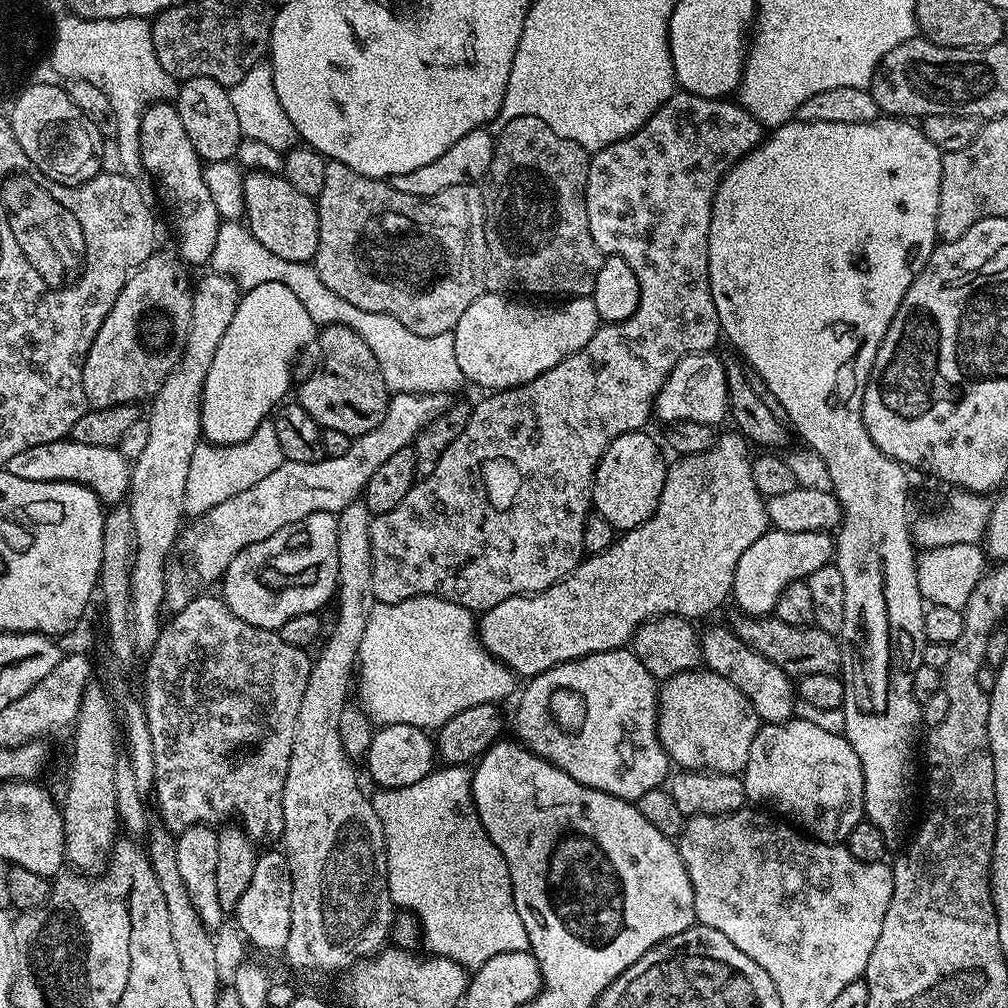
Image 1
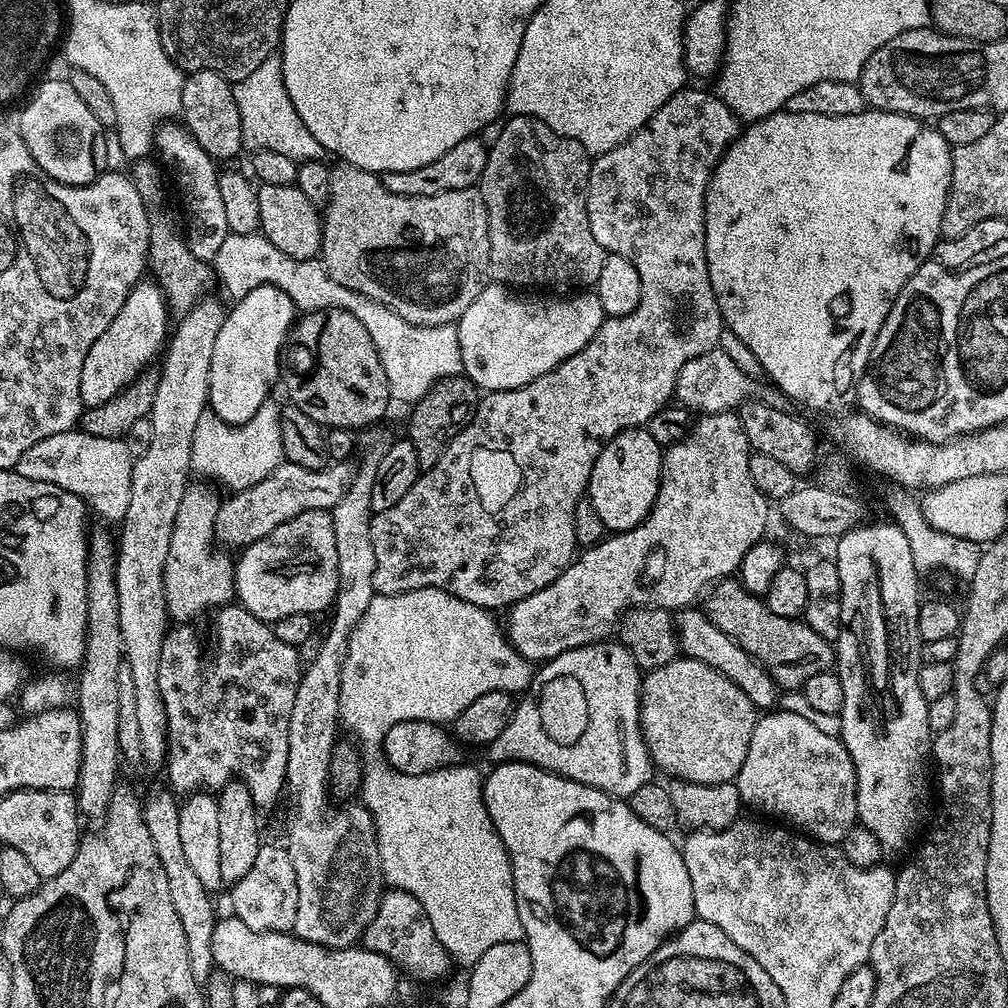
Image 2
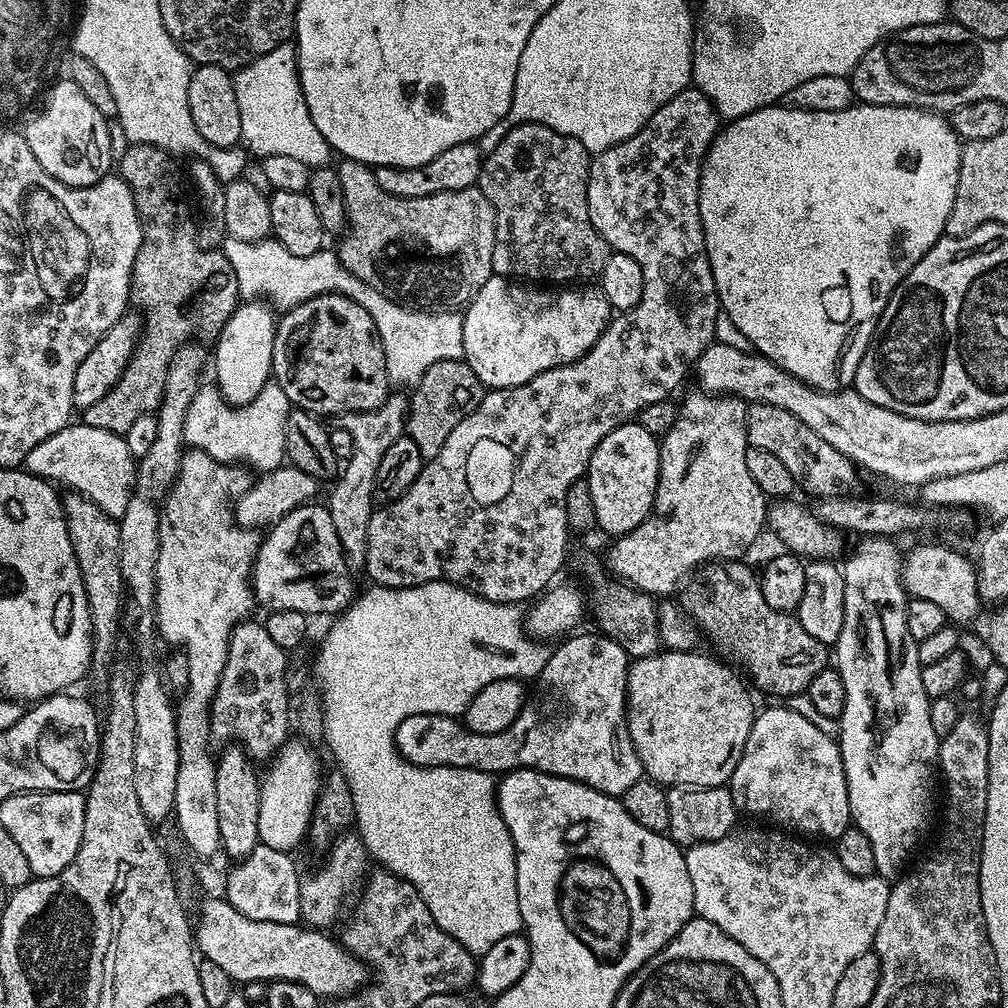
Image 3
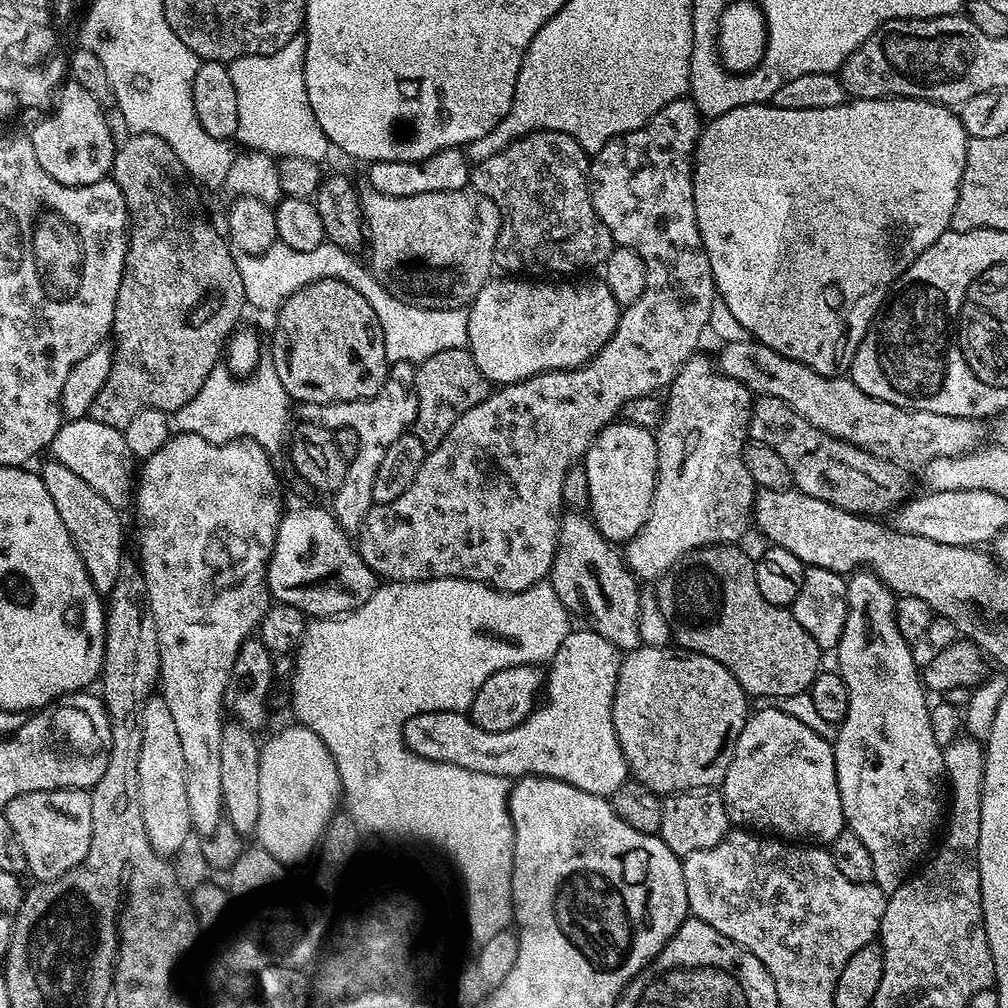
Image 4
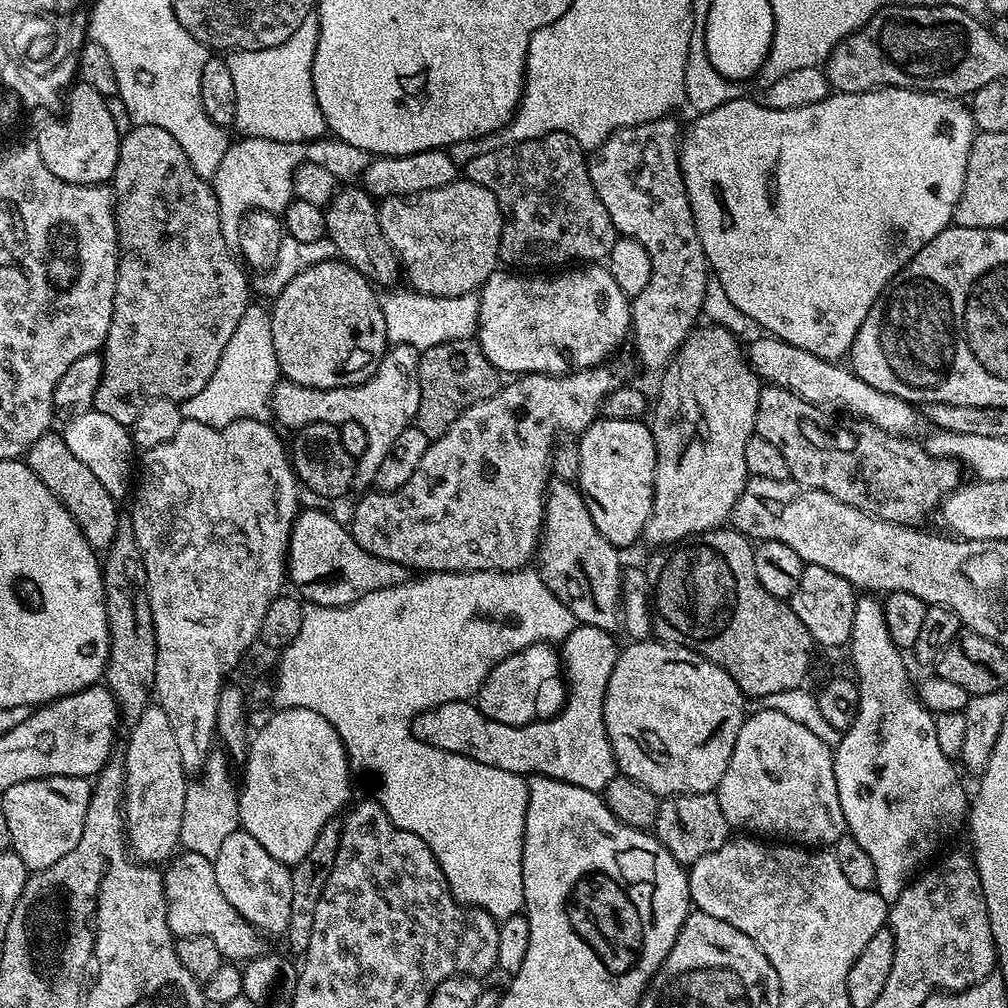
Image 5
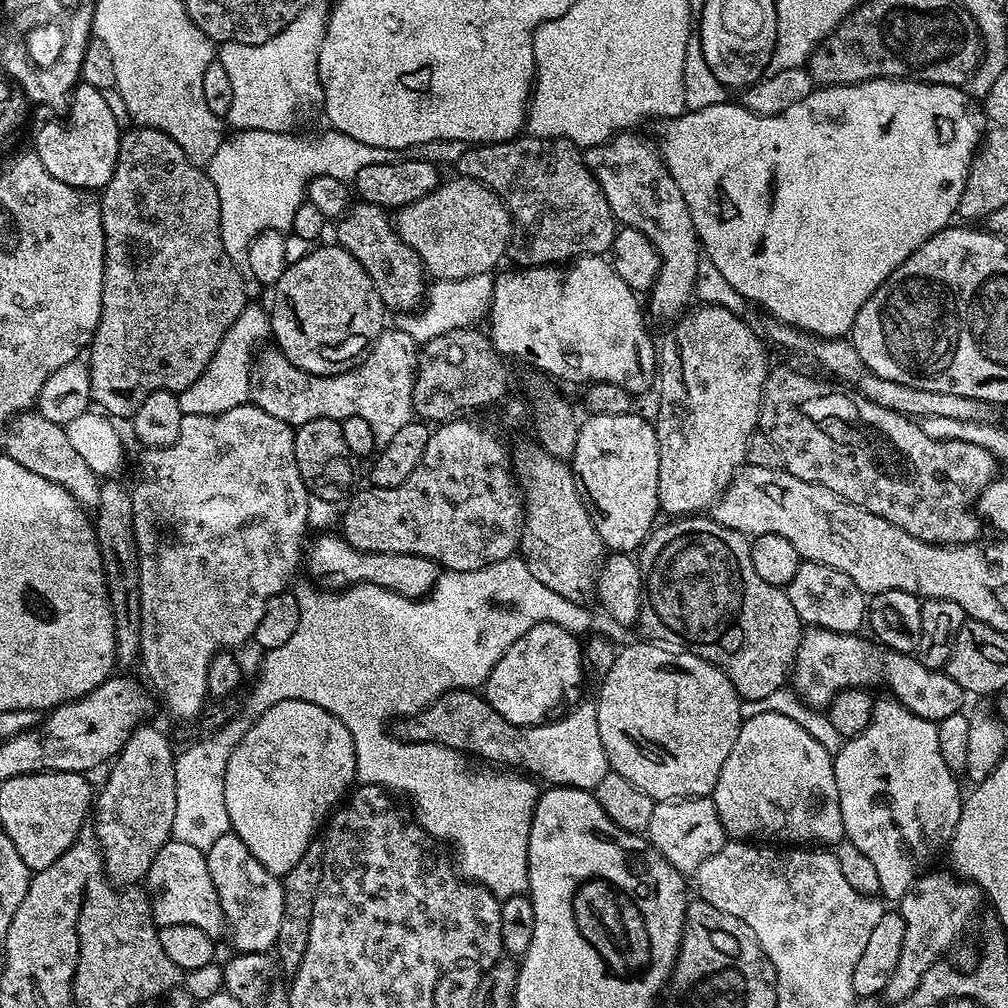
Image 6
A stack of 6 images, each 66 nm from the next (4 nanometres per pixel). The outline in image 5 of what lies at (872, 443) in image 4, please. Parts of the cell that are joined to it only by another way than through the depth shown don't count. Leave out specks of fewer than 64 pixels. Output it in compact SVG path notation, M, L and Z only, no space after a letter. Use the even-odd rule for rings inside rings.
M761 334L757 340L751 341L746 348L746 360L764 384L788 388L810 404L827 406L829 409L841 408L842 411L856 416L852 418L873 424L884 432L908 438L922 424L921 413L902 398L891 396L882 390L874 390L874 386L862 382L862 378L858 378L847 367L837 366L833 361L818 358L806 350L798 350L798 346L790 346L777 336Z

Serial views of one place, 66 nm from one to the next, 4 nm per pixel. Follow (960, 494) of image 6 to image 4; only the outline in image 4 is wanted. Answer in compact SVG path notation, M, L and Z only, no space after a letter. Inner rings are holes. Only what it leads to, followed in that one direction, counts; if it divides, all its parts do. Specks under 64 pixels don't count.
M756 396L752 405L752 420L748 423L751 439L770 446L786 462L792 475L795 491L810 494L810 498L822 498L822 502L830 502L847 512L855 512L869 518L880 518L884 512L891 513L892 509L899 508L905 500L909 499L912 484L908 481L909 473L895 460L885 458L883 455L868 452L857 444L848 444L844 440L834 438L818 426L806 422L786 402L773 396Z

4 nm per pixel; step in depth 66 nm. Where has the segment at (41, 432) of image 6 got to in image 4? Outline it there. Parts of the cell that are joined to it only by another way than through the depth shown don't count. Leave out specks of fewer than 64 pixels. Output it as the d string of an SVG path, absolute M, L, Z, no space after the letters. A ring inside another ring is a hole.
M48 458L44 469L39 469L38 475L44 481L46 490L54 498L54 506L58 506L58 514L66 530L70 530L70 538L74 542L82 564L86 566L86 574L90 574L90 582L94 590L107 594L114 590L114 582L118 580L120 567L126 562L124 556L124 520L121 509L115 508L85 479L74 474L69 466Z

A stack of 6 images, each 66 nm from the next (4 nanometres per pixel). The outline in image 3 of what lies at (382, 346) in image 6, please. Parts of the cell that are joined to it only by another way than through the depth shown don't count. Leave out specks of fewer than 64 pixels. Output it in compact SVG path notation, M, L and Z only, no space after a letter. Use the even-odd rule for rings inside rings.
M389 395L382 406L369 412L346 412L339 417L339 427L350 430L354 438L354 454L350 462L343 465L338 479L331 485L332 493L326 499L330 522L334 522L334 531L338 533L338 542L342 542L344 557L349 568L360 570L366 558L366 534L370 534L370 518L374 511L374 478L378 474L378 462L382 454L394 446L398 437L405 435L410 400L407 395Z

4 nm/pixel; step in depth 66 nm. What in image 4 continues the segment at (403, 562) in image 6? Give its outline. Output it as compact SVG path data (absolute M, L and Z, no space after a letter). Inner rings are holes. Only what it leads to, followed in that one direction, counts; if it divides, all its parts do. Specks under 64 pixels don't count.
M327 507L324 508L296 508L293 512L285 511L280 518L278 526L278 534L274 542L274 550L272 556L268 560L268 591L273 601L281 604L289 604L290 606L298 606L298 610L302 610L305 616L309 618L323 618L325 616L343 616L345 612L353 612L356 607L366 602L366 598L370 598L370 594L374 594L374 590L378 586L378 577L373 568L368 566L360 556L360 549L354 543L353 537L342 530L340 523L336 521L335 516Z

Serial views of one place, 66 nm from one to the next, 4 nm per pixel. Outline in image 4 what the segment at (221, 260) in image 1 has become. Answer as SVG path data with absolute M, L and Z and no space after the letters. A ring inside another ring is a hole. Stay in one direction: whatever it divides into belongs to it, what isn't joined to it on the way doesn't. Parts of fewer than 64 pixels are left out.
M277 243L270 246L262 254L248 254L241 252L236 256L236 265L238 274L242 278L242 290L244 291L245 301L256 308L261 308L269 314L275 313L283 306L287 300L292 297L302 286L310 282L318 282L322 278L334 278L335 280L344 280L354 290L358 290L370 306L374 306L374 314L378 314L378 322L382 322L382 334L384 335L384 345L386 346L386 358L392 364L411 364L419 365L420 361L438 354L442 350L454 350L463 348L468 343L468 314L464 308L424 308L420 304L413 304L407 300L399 300L374 274L360 261L355 260L353 253L347 248L337 244L323 243L314 246L314 250L292 250L290 246Z

